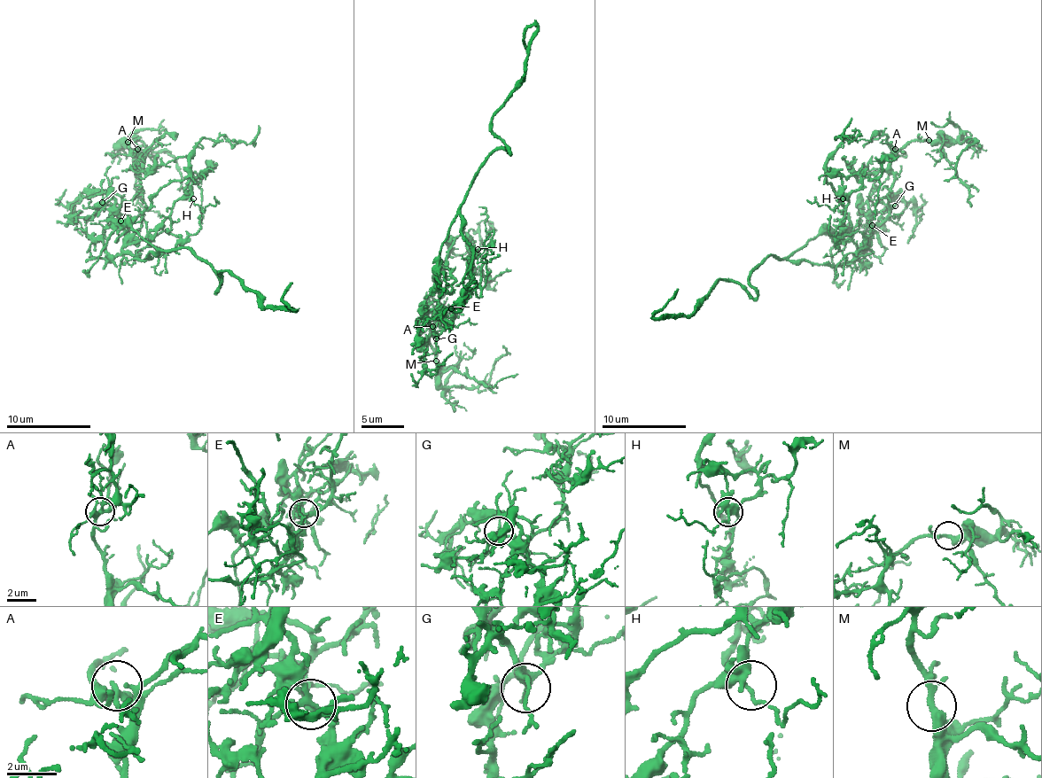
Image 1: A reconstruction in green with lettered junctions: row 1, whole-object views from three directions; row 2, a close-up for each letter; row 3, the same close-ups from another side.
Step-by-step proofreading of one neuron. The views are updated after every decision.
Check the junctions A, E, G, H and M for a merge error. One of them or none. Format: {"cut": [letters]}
{"cut": []}

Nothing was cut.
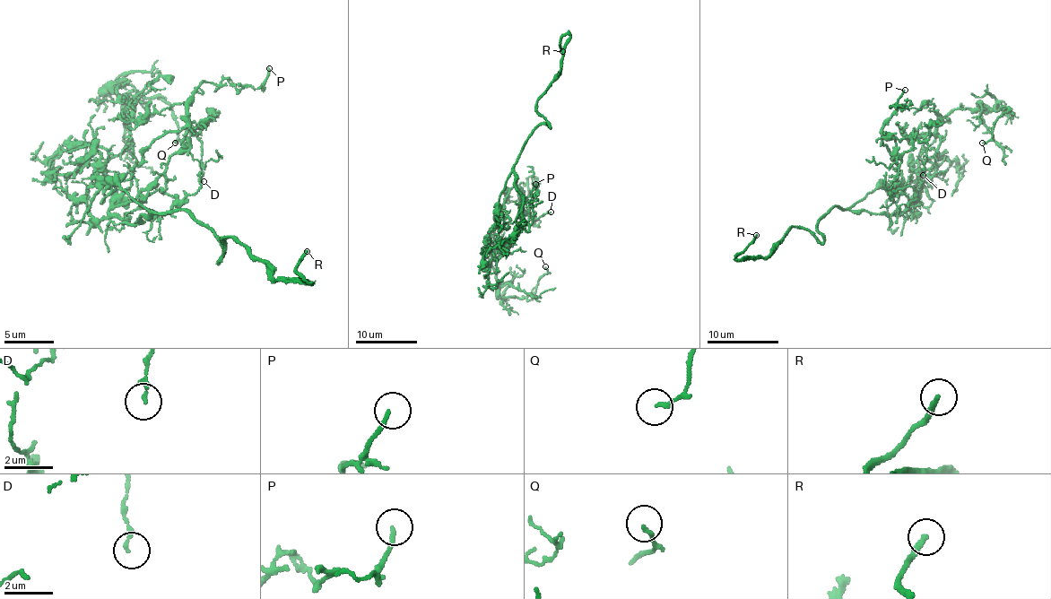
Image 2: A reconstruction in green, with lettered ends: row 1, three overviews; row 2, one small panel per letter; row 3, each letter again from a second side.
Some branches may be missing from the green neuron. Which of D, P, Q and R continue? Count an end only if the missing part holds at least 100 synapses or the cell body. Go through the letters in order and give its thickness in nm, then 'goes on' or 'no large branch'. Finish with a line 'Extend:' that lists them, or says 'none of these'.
D: 120 nm thick; no large branch
P: 150 nm thick; no large branch
Q: 120 nm thick; no large branch
R: 200 nm thick; goes on
Extend: R

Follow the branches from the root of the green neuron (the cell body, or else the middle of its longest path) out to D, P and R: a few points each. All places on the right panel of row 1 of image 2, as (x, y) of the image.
D: (879, 213), (902, 212), (912, 203), (898, 188), (896, 180), (901, 157), (916, 141), (928, 146), (923, 175)
P: (879, 213), (850, 209), (877, 188), (906, 185), (882, 141), (886, 120), (909, 103), (890, 107), (905, 90)
R: (879, 213), (832, 206), (813, 232), (790, 226), (768, 256), (746, 256), (737, 260), (756, 235)

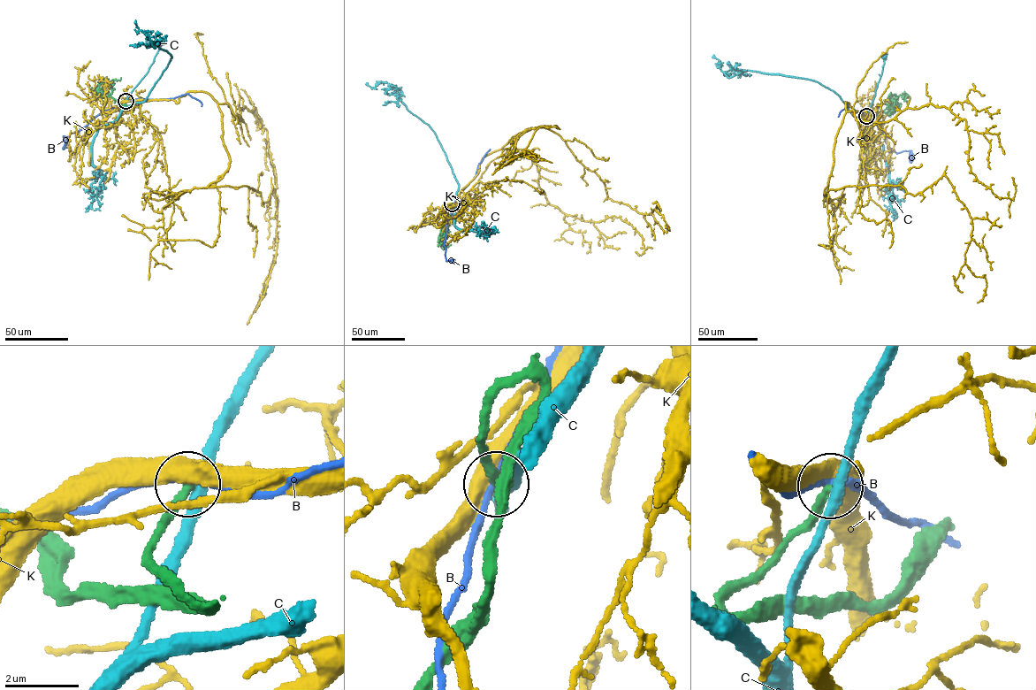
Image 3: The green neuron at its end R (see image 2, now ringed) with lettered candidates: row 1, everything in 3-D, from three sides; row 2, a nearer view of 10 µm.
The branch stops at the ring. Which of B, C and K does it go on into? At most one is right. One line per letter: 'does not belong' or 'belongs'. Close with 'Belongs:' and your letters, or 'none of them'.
B: does not belong
C: does not belong
K: does not belong
Belongs: none of them

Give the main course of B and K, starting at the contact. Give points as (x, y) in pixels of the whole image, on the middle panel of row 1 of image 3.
B: (453, 203), (444, 245), (446, 261), (454, 260)
K: (452, 203), (486, 156), (530, 127), (546, 127), (599, 177), (607, 197), (643, 214), (655, 209), (667, 225)

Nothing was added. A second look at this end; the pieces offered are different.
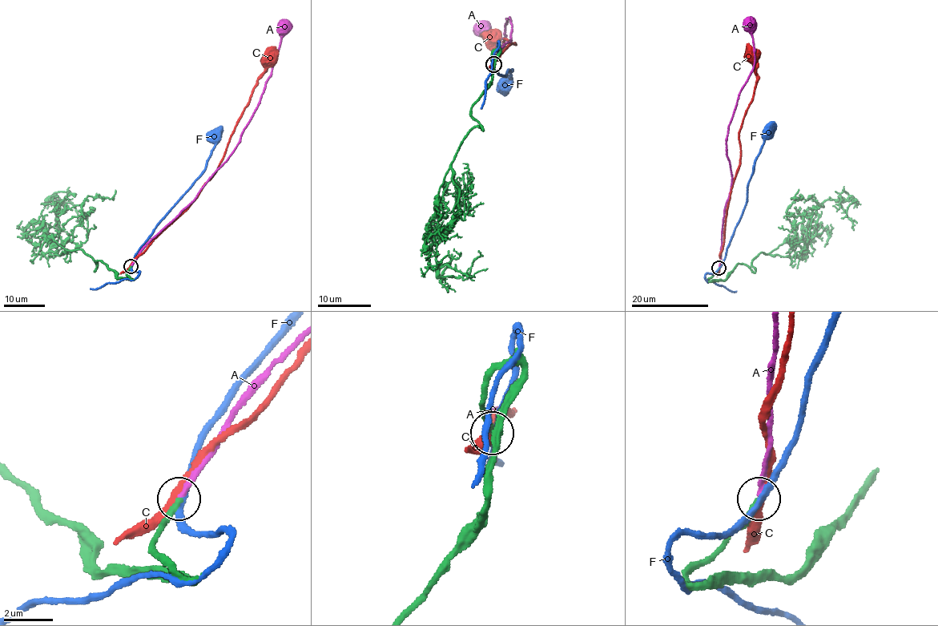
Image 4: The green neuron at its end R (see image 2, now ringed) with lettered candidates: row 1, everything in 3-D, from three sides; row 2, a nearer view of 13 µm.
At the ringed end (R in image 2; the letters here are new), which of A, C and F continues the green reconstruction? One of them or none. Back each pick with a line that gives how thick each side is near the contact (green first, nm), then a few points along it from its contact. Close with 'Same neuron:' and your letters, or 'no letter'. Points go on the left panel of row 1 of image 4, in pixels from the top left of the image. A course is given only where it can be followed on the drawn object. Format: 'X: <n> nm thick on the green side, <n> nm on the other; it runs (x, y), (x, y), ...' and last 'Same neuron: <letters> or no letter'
A: 200 nm thick on the green side, 200 nm on the other; it runs (131, 265), (142, 246), (191, 202), (205, 183), (229, 158), (256, 107), (271, 73), (284, 29)
Same neuron: A

